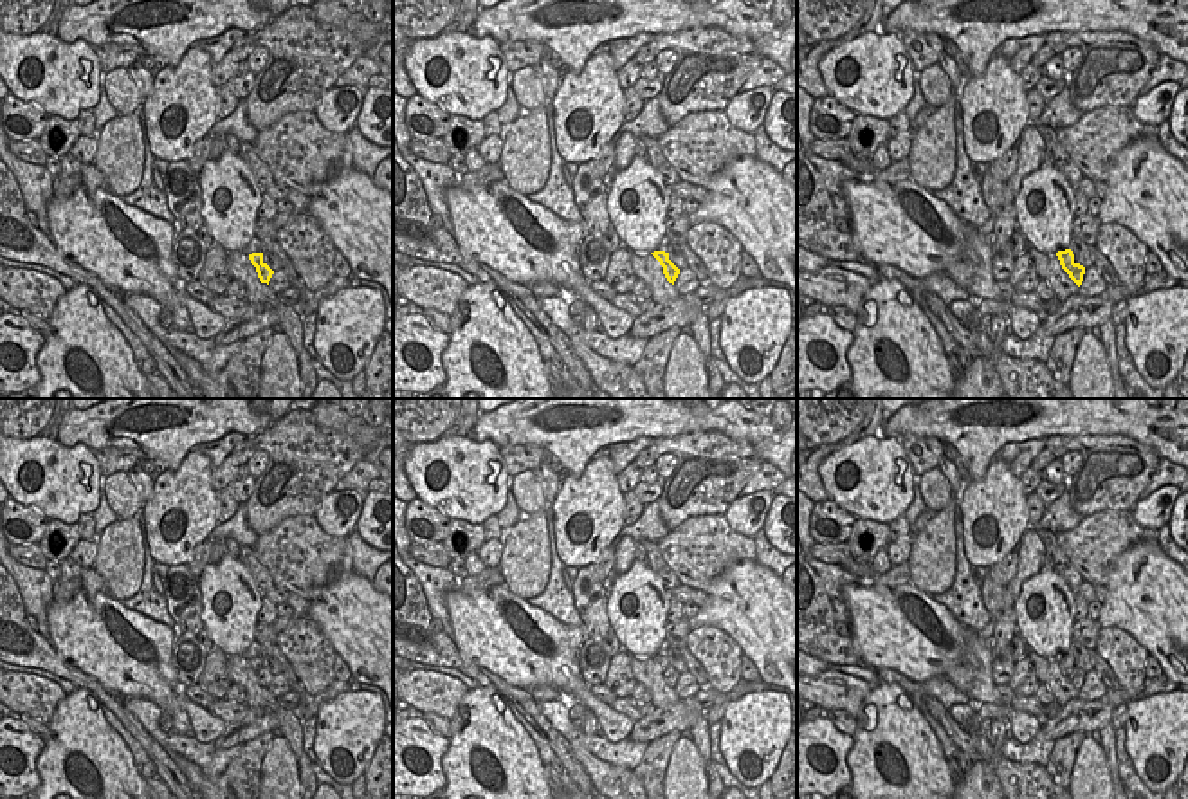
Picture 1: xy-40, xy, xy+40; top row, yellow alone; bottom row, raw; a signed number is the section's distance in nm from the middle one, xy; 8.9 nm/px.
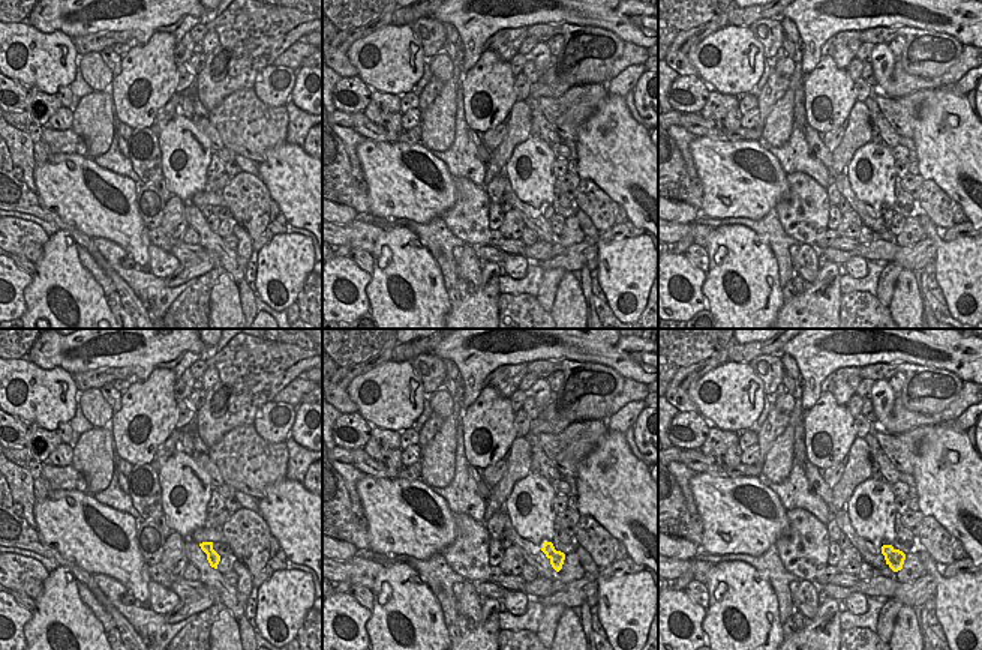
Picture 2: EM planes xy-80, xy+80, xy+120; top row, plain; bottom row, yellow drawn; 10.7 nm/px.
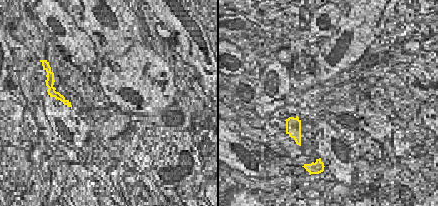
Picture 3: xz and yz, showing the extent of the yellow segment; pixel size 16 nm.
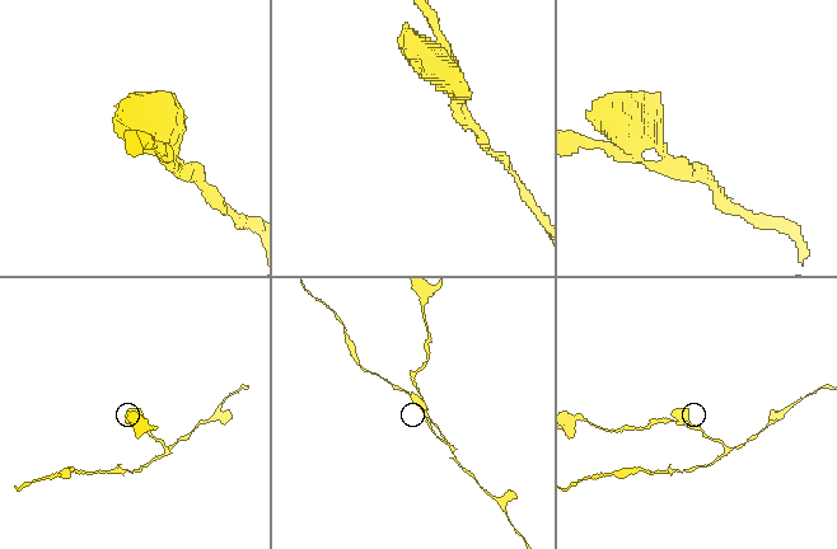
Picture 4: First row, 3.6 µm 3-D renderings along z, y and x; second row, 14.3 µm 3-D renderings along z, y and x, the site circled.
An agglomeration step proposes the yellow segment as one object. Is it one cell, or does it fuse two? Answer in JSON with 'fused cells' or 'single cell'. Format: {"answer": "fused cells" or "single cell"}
{"answer": "fused cells"}

